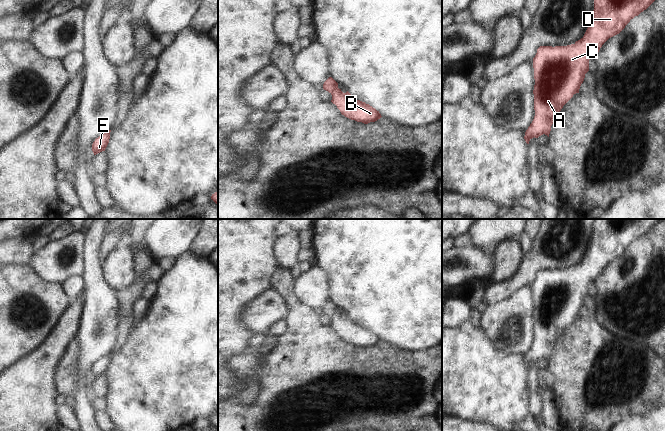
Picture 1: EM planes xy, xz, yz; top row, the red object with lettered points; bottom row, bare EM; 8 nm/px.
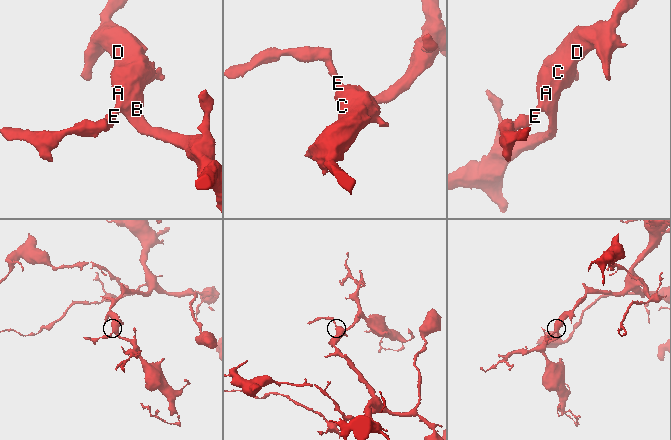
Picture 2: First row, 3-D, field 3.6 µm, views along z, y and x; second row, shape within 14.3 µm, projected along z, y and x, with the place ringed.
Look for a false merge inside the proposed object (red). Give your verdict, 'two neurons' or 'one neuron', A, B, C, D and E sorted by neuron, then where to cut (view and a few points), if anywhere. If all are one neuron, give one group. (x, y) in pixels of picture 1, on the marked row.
one neuron; A B C D E; no cut

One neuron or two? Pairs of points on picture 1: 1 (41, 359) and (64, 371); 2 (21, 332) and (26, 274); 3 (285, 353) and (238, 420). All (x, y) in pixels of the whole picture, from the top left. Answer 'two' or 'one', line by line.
1: two
2: one
3: one

